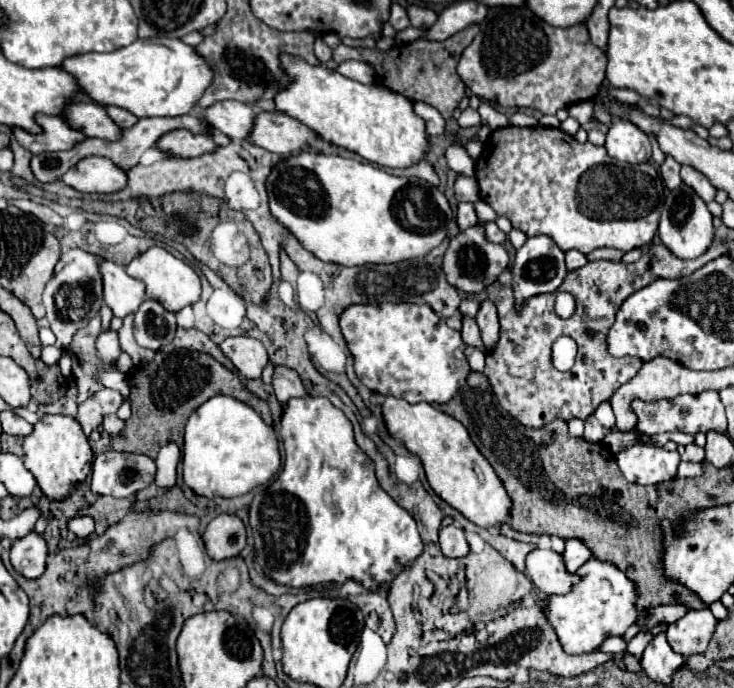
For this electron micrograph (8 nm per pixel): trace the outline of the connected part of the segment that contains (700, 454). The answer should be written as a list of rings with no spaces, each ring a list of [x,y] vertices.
[[[689,444],[689,446],[685,446],[685,452],[681,454],[681,460],[689,460],[689,462],[703,462],[703,460],[705,460],[705,450],[699,448],[697,444]]]

